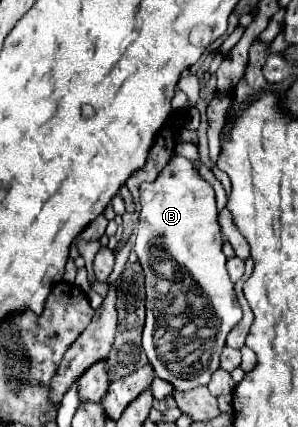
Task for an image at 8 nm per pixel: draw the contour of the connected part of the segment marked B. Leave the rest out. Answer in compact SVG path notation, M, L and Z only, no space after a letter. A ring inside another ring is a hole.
M175 154L169 164L159 172L159 176L153 180L153 182L143 182L139 186L139 204L141 204L141 212L139 212L139 224L135 228L135 254L141 262L141 268L145 272L145 286L147 286L147 302L145 302L145 308L147 308L147 322L145 322L145 330L143 330L143 350L147 352L147 358L155 370L155 374L167 382L171 382L177 390L193 390L197 386L205 386L209 384L209 378L211 374L219 368L219 356L221 356L221 350L225 346L225 338L229 334L229 330L241 320L241 308L239 308L239 302L237 302L237 296L233 292L233 282L229 280L227 276L227 270L225 270L225 254L221 250L223 246L223 232L221 232L221 224L219 224L219 210L217 210L217 204L215 204L215 190L213 186L201 178L199 170L193 166L191 160Z

